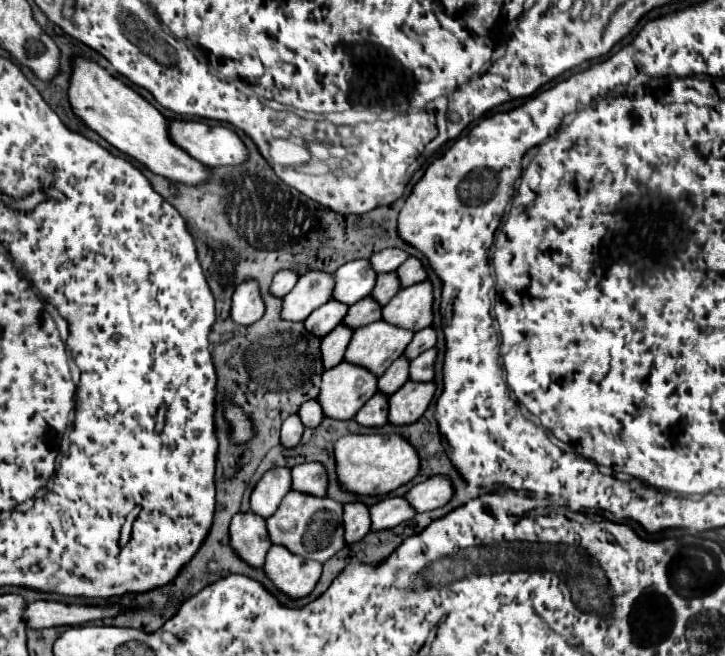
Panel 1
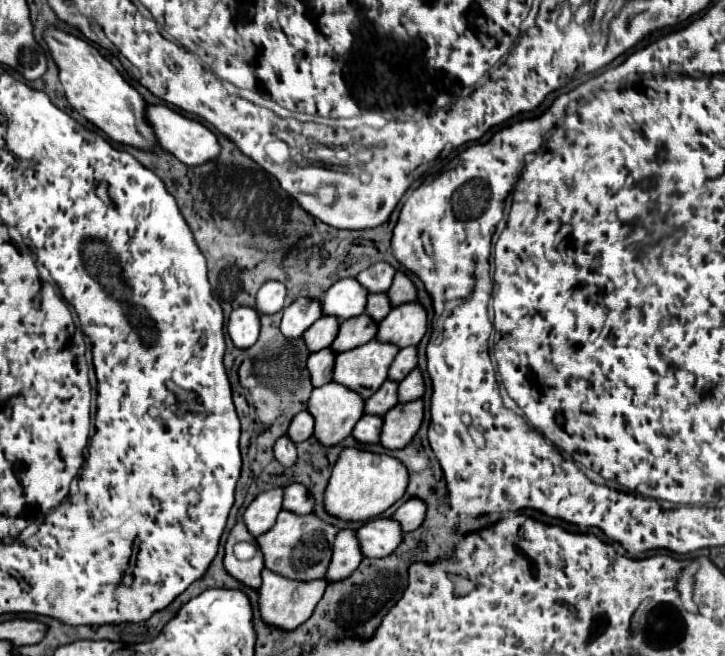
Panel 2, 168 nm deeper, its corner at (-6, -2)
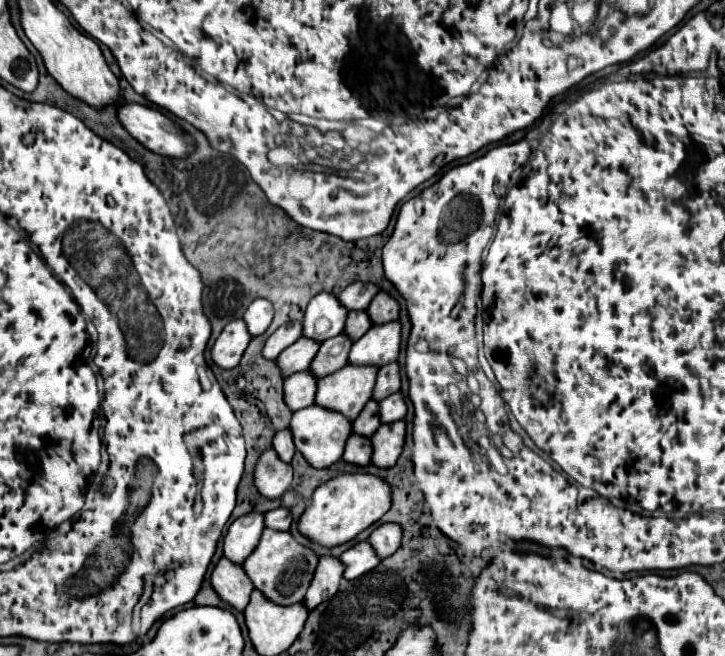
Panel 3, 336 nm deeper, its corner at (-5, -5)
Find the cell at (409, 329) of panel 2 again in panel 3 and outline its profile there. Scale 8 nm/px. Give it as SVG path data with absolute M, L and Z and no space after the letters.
M400 323L372 325L350 349L350 365L374 365L382 367L398 359L400 353Z

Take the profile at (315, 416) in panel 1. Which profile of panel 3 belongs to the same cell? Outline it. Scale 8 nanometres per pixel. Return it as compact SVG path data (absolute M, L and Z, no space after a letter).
M288 429L284 431L278 431L272 439L272 449L276 451L276 455L284 461L284 463L290 463L290 459L294 457L296 449L294 449L294 441L292 441L292 435Z

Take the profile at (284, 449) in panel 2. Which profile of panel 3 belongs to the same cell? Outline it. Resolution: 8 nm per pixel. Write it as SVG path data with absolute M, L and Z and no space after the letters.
M268 449L260 455L256 467L254 467L254 487L256 491L268 499L280 499L292 483L292 465L280 461L274 453L274 449Z

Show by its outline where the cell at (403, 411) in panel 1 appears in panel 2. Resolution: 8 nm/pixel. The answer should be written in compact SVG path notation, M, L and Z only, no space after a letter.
M417 398L407 404L397 404L383 416L385 424L381 432L381 444L389 450L405 448L421 428L423 416L425 416L423 398Z

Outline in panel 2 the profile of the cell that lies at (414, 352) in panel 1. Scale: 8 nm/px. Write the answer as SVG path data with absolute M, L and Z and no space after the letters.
M417 346L403 348L403 350L397 354L397 358L393 360L391 368L389 368L389 378L399 382L399 380L405 378L405 374L409 374L415 366L417 366Z

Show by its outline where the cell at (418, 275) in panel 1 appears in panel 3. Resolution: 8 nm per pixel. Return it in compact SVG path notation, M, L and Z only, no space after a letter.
M382 291L370 301L370 305L366 309L366 313L374 325L396 321L398 311L400 311L400 305L396 303L396 299L392 299L388 293L382 293Z

